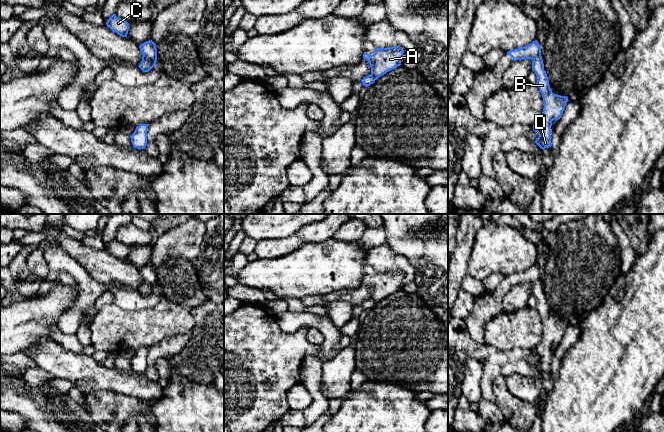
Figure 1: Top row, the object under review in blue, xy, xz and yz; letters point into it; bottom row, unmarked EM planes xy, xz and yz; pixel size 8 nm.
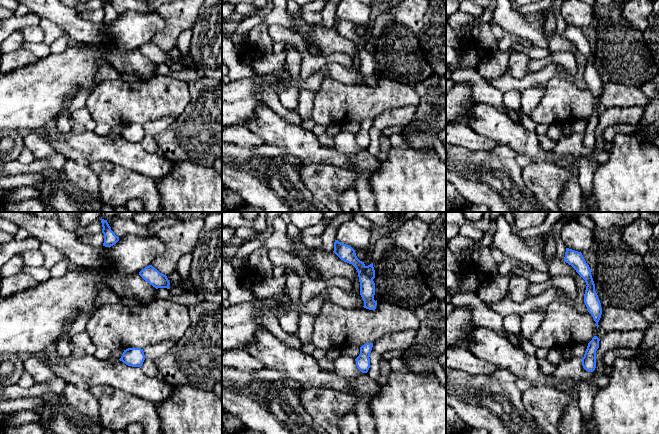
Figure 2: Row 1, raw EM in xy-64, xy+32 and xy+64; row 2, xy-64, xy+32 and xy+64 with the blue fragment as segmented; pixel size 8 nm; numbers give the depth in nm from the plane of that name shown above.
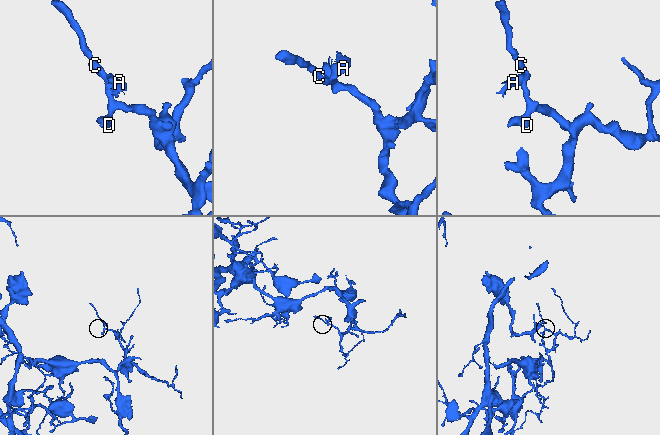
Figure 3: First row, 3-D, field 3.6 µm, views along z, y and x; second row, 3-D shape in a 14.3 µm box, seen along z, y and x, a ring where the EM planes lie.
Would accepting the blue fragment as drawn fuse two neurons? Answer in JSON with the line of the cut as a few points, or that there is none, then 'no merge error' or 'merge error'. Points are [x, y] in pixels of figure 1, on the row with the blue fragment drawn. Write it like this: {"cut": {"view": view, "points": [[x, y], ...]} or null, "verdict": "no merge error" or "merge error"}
{"cut": {"view": "xy", "points": [[143, 55], [155, 63]]}, "verdict": "merge error"}

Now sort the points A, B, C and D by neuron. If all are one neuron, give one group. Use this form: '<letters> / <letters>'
A / B C D

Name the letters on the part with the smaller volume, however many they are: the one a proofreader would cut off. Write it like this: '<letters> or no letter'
A

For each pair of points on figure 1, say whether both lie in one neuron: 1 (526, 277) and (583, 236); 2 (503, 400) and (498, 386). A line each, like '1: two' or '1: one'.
1: two
2: one

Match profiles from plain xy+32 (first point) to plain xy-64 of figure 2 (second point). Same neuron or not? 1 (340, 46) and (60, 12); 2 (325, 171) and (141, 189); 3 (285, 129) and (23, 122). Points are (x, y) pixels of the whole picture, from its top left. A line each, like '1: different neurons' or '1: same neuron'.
1: same neuron
2: same neuron
3: different neurons

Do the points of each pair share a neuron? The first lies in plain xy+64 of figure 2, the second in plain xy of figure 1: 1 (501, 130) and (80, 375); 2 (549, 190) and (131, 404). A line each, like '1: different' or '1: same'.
1: same
2: same

